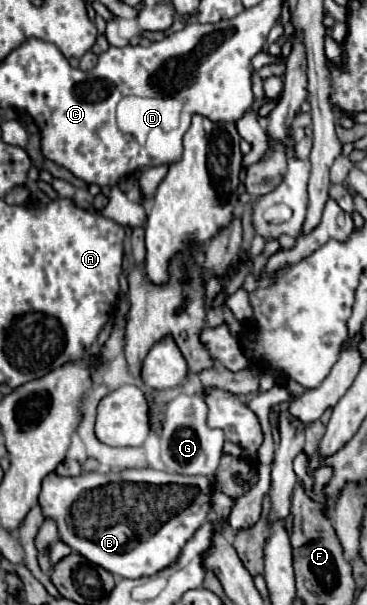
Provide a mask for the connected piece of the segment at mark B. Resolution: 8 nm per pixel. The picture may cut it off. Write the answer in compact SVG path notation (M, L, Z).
M154 468L122 470L108 476L88 472L76 478L62 478L52 472L42 482L40 506L46 518L54 518L58 522L60 540L72 550L84 554L84 558L88 558L92 564L98 564L112 574L122 578L142 578L154 576L158 570L164 570L178 560L184 544L212 512L212 492L214 482L206 476L182 476Z

